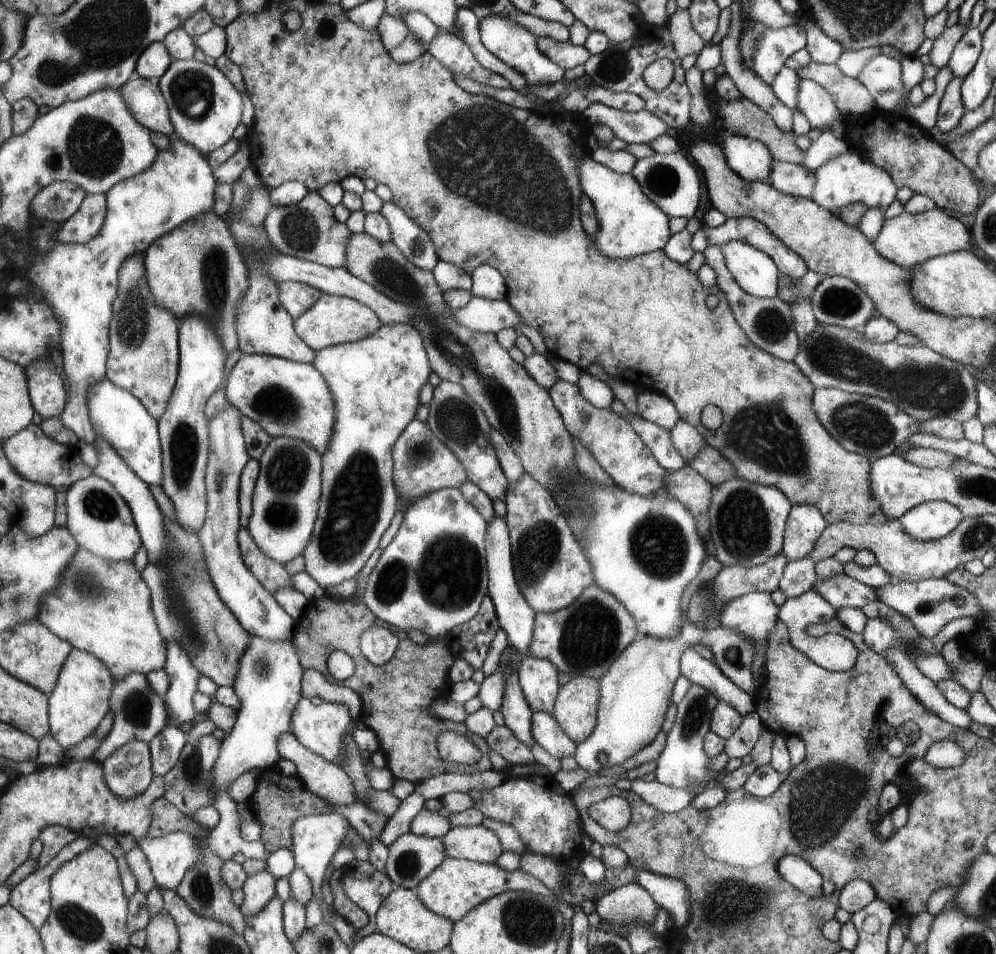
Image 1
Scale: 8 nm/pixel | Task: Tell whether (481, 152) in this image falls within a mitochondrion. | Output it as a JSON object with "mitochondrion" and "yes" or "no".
{"mitochondrion":"yes"}

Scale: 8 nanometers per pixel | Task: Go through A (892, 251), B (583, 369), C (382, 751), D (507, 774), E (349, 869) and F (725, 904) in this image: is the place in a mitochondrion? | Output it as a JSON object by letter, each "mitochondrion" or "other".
{"A":"other","B":"other","C":"other","D":"other","E":"other","F":"mitochondrion"}

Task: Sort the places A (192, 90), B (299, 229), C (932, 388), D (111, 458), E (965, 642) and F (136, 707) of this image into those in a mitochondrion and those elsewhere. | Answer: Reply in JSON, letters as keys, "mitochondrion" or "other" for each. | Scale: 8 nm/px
{"A":"mitochondrion","B":"mitochondrion","C":"mitochondrion","D":"other","E":"other","F":"mitochondrion"}

